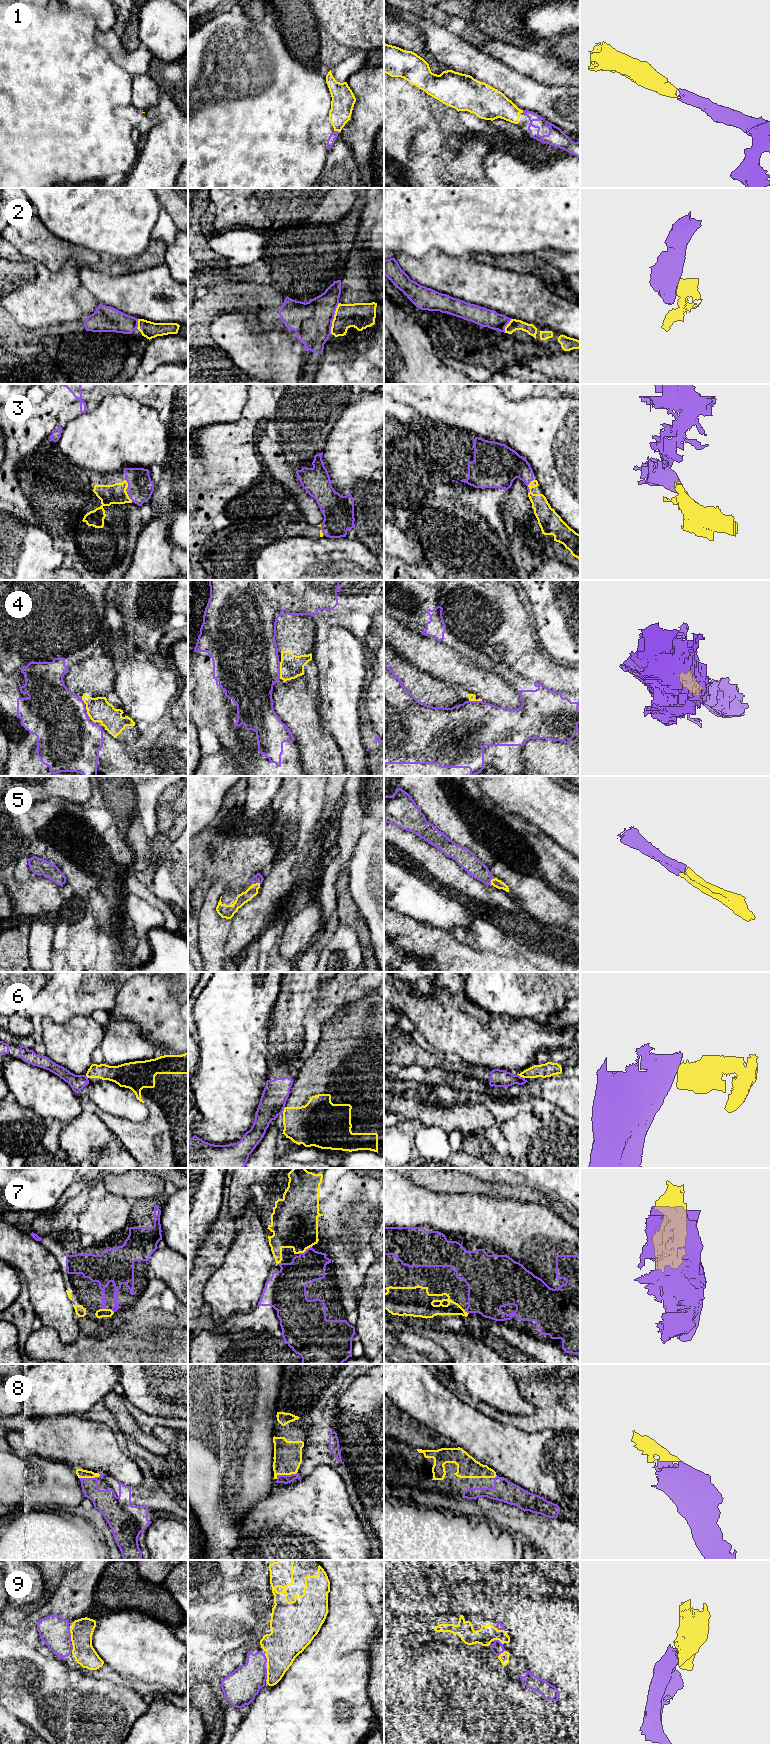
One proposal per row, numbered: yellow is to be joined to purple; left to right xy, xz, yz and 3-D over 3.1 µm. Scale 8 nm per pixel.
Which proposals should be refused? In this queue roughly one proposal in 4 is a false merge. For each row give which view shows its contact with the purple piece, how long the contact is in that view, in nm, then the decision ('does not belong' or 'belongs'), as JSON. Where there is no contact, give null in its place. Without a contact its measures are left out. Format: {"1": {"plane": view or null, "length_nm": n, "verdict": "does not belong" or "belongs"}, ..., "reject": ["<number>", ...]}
{"1": {"plane": "xz", "length_nm": 40, "verdict": "belongs"}, "2": {"plane": "xz", "length_nm": 260, "verdict": "does not belong"}, "3": {"plane": "yz", "length_nm": 130, "verdict": "belongs"}, "4": {"plane": "xz", "length_nm": 140, "verdict": "belongs"}, "5": {"plane": "xz", "length_nm": 70, "verdict": "belongs"}, "6": {"plane": "yz", "length_nm": 70, "verdict": "does not belong"}, "7": {"plane": "xz", "length_nm": 130, "verdict": "belongs"}, "8": {"plane": "xz", "length_nm": 180, "verdict": "belongs"}, "9": {"plane": "xz", "length_nm": 110, "verdict": "belongs"}, "reject": ["2", "6"]}

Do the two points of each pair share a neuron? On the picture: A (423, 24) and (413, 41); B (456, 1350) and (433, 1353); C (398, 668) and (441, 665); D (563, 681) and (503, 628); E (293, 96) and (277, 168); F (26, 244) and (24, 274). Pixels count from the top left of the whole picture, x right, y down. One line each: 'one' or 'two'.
A: two
B: two
C: two
D: one
E: one
F: two

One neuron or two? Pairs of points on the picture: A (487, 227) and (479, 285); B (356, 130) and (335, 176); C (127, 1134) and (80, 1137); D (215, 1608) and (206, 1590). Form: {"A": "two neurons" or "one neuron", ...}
{"A": "two neurons", "B": "two neurons", "C": "two neurons", "D": "two neurons"}

